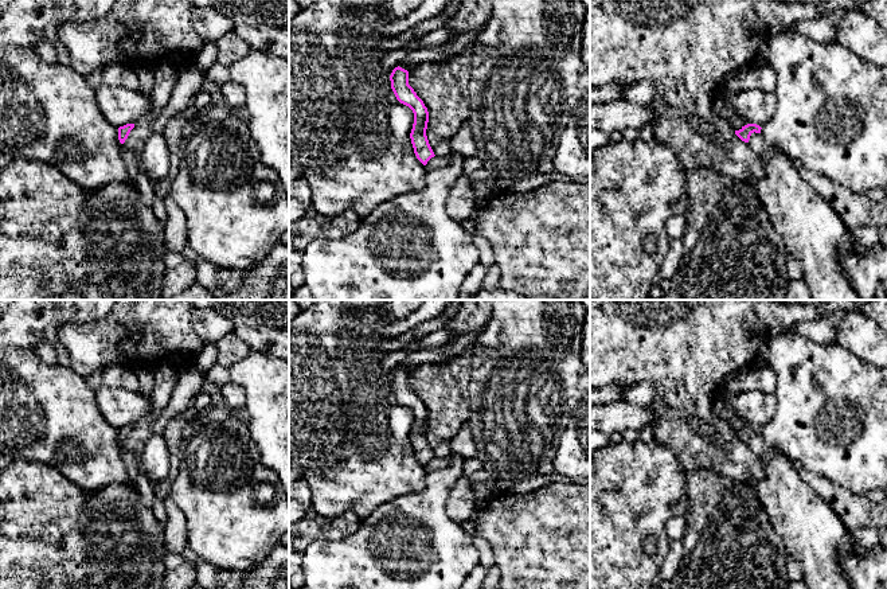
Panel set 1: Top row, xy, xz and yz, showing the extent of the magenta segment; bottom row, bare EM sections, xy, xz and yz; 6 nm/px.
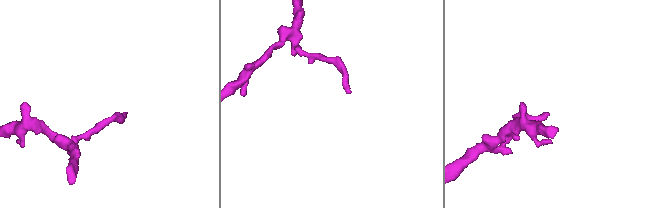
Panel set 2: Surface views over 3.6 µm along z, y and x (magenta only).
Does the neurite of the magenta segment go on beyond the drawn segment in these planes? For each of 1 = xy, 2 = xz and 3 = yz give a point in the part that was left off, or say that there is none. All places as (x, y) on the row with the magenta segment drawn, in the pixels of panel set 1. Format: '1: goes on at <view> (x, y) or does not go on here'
1: does not go on here
2: does not go on here
3: does not go on here

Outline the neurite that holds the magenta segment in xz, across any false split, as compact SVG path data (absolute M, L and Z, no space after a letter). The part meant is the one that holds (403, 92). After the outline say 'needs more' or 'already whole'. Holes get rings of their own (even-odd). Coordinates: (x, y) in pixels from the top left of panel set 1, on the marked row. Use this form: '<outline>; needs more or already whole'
M395 67L390 75L391 89L396 100L409 106L414 113L414 124L410 133L411 144L417 159L426 165L434 157L434 152L429 144L426 129L429 122L429 112L423 101L417 95L409 85L409 71Z; already whole

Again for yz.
M747 124L742 126L739 130L735 130L735 134L745 143L749 143L750 136L755 133L761 133L761 126L757 124Z; already whole

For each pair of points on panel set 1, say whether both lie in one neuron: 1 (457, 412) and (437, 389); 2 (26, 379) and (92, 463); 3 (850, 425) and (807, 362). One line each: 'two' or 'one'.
1: one
2: one
3: one

